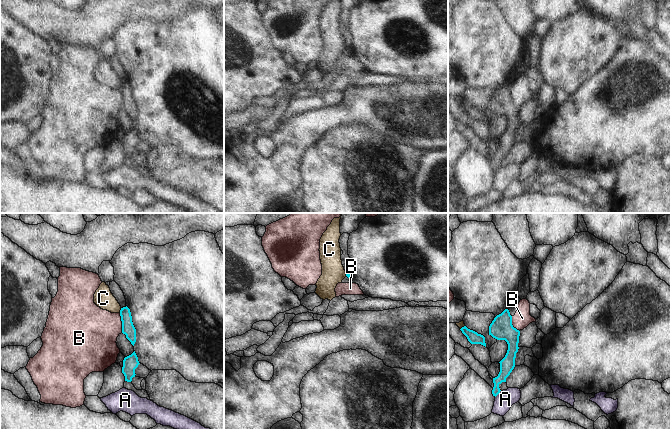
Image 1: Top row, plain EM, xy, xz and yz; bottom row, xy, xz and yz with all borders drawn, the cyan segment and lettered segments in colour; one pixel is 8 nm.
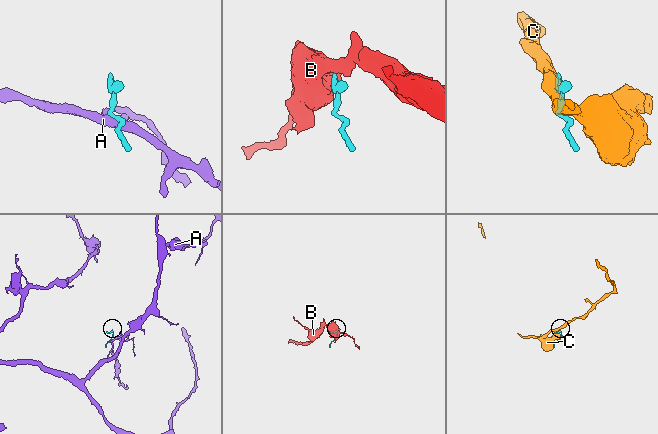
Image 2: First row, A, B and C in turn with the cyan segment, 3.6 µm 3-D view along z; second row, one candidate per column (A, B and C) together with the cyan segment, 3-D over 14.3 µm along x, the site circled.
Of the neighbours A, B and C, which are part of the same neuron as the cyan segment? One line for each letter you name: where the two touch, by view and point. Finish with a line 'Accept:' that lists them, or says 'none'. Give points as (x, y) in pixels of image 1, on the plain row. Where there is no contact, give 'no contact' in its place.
Accept: none

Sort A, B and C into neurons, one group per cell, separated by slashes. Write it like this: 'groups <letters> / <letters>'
groups A / B / C

